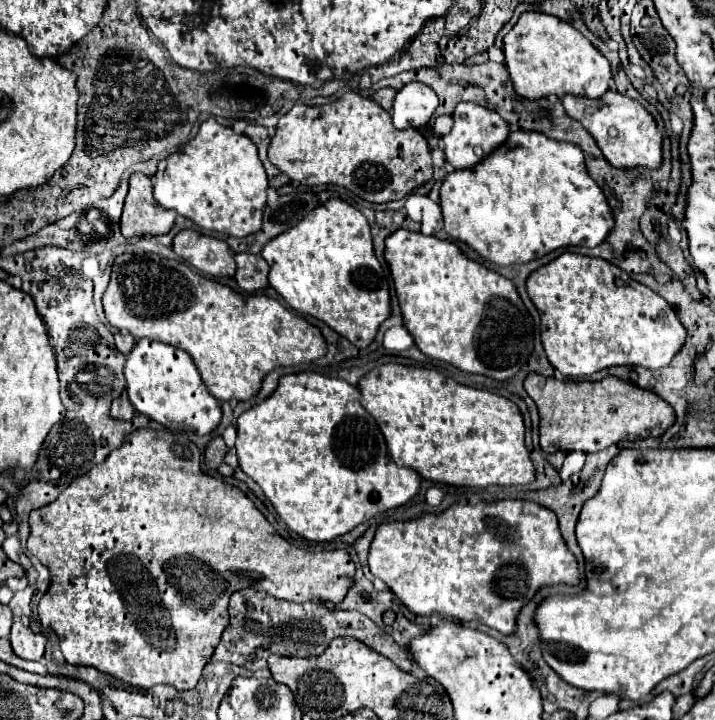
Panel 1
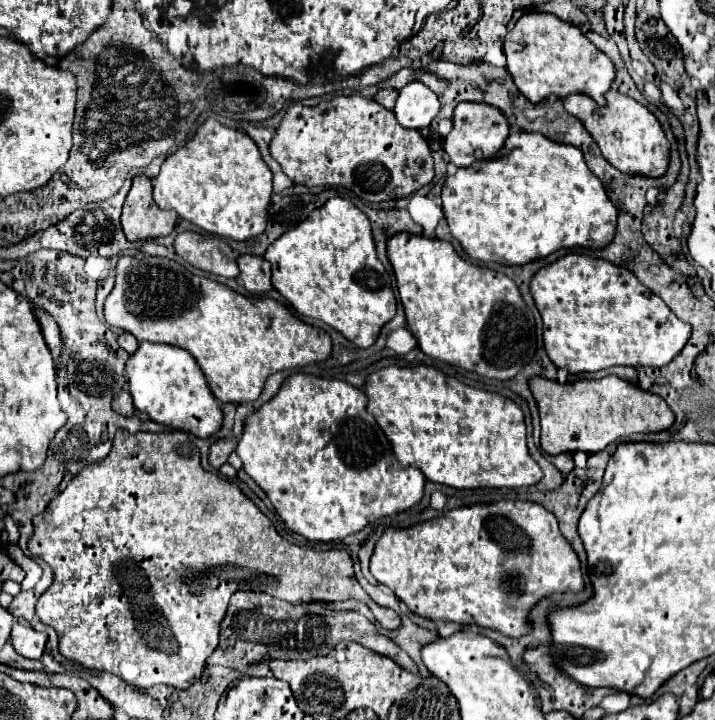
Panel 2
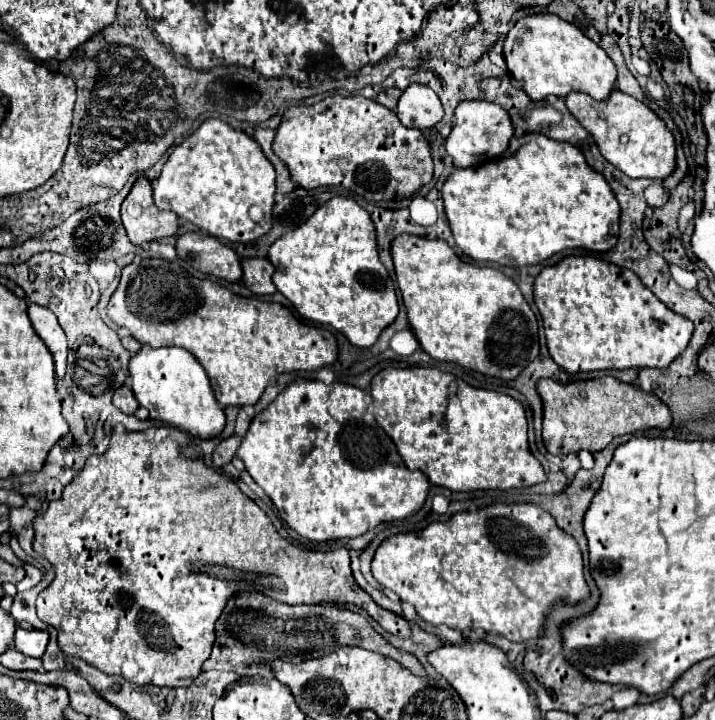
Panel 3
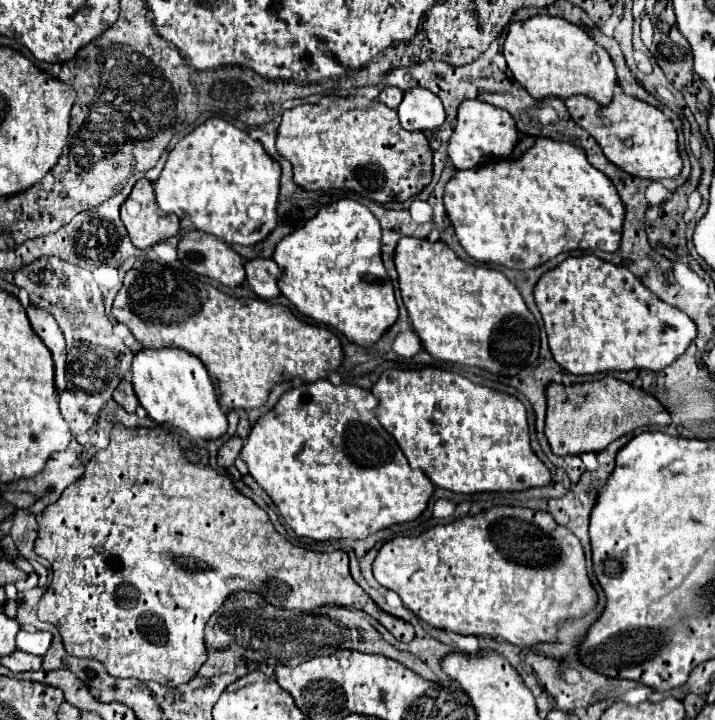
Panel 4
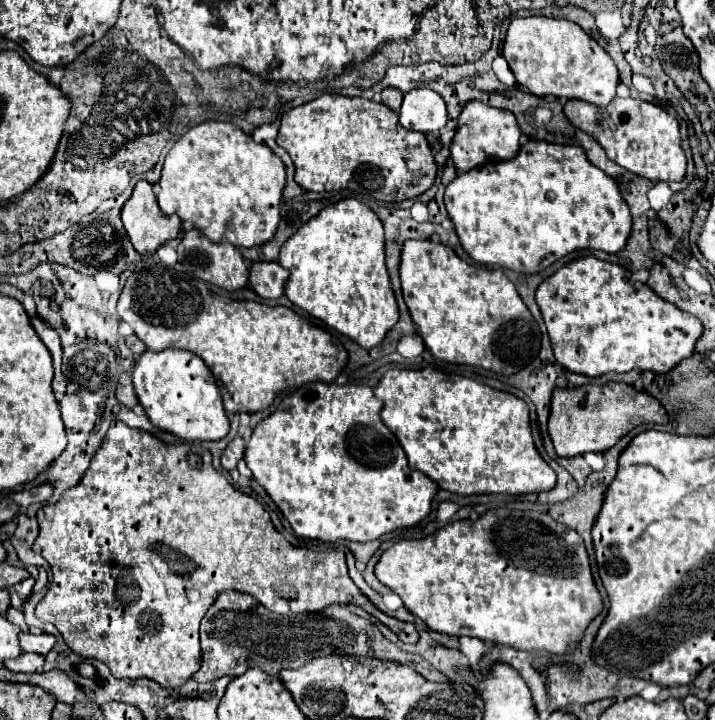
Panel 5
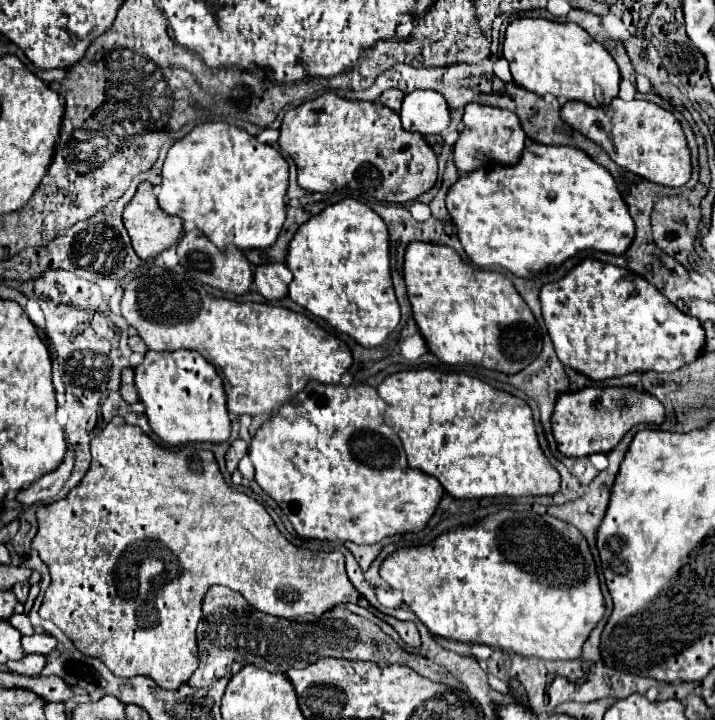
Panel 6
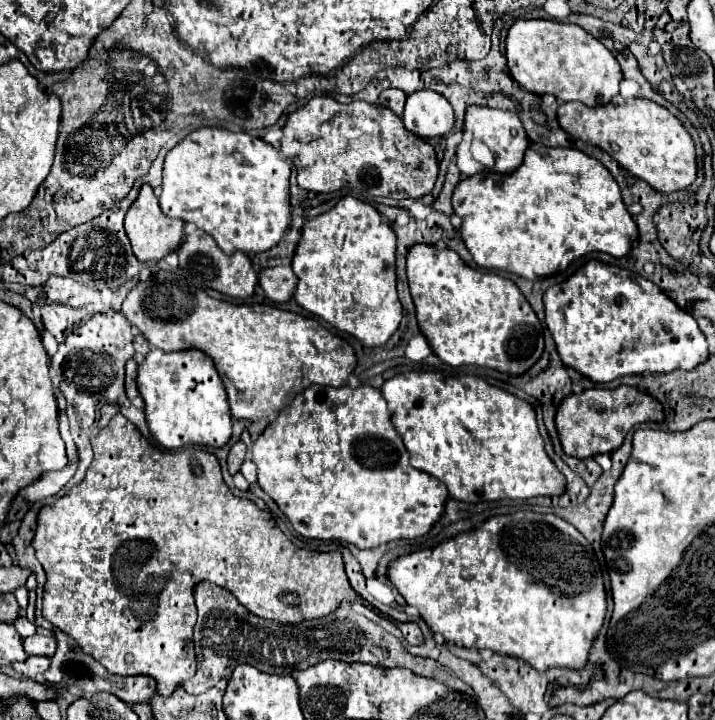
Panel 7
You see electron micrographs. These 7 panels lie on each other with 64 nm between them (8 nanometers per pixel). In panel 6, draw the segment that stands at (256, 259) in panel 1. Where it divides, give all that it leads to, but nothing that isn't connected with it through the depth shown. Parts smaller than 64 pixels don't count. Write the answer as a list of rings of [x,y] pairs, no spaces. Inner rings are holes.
[[[264,264],[254,272],[256,290],[266,300],[280,300],[288,296],[288,286],[292,282],[292,272],[286,264]]]

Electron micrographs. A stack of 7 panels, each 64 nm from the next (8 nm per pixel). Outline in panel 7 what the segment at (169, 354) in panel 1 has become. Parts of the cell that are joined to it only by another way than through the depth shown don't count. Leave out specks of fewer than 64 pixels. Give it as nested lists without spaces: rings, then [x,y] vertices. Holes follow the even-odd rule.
[[[152,348],[138,366],[138,390],[144,398],[144,412],[150,434],[168,450],[186,444],[222,448],[232,436],[232,416],[222,378],[202,350],[164,352]]]

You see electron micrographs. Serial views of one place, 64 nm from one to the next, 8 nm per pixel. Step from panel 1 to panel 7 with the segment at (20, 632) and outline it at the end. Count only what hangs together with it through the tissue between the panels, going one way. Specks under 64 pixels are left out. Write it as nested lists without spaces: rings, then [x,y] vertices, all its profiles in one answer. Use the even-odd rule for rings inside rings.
[[[34,634],[24,640],[24,650],[28,656],[52,656],[56,652],[56,638]]]

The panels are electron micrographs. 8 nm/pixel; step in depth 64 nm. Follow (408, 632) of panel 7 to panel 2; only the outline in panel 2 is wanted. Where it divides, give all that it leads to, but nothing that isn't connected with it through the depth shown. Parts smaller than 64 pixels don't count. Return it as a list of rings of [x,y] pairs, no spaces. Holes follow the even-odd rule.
[[[118,430],[116,436],[114,436],[110,454],[102,462],[96,462],[96,464],[86,466],[84,470],[80,470],[70,480],[70,484],[64,488],[64,492],[60,492],[46,506],[44,514],[40,514],[40,516],[36,516],[32,520],[32,524],[34,524],[34,536],[30,538],[28,548],[30,548],[30,552],[34,556],[40,556],[42,560],[46,560],[54,570],[52,586],[38,598],[38,604],[36,604],[38,618],[58,632],[58,648],[66,658],[70,658],[74,662],[80,662],[84,668],[112,672],[112,674],[124,678],[124,682],[128,682],[132,686],[150,688],[150,686],[156,686],[156,684],[170,684],[170,686],[182,688],[182,690],[192,686],[202,676],[202,670],[206,666],[208,656],[218,646],[220,622],[222,622],[222,618],[226,614],[228,600],[236,590],[266,592],[266,594],[276,596],[280,600],[286,600],[290,604],[360,600],[360,602],[368,604],[368,608],[372,610],[374,618],[378,620],[378,624],[382,628],[388,628],[388,630],[400,628],[400,616],[390,608],[382,608],[382,606],[374,604],[372,598],[362,590],[362,586],[354,578],[352,558],[350,558],[350,554],[346,550],[304,550],[304,548],[284,540],[276,532],[272,522],[258,510],[258,506],[250,498],[246,498],[242,494],[242,490],[234,482],[224,480],[218,474],[206,472],[202,468],[198,446],[192,444],[190,436],[186,432],[180,432],[180,430],[136,432],[136,434],[130,434],[128,430]]]

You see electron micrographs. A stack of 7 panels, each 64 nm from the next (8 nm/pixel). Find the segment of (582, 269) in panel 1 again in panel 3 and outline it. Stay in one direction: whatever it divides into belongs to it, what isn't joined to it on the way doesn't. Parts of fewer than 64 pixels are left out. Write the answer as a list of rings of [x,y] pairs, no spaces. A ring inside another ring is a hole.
[[[566,256],[564,260],[560,260],[558,264],[554,266],[548,266],[544,268],[536,282],[534,282],[534,302],[542,314],[542,320],[544,320],[544,330],[546,330],[546,342],[548,342],[548,350],[550,350],[550,356],[554,358],[554,362],[566,370],[568,374],[578,374],[578,372],[592,372],[592,370],[612,370],[612,368],[618,368],[618,370],[624,370],[624,368],[666,368],[670,366],[672,360],[676,360],[688,346],[690,338],[692,338],[692,332],[694,332],[694,324],[672,312],[666,304],[662,304],[642,282],[640,278],[628,270],[628,268],[620,268],[612,262],[606,262],[602,258],[596,258],[596,256]]]

